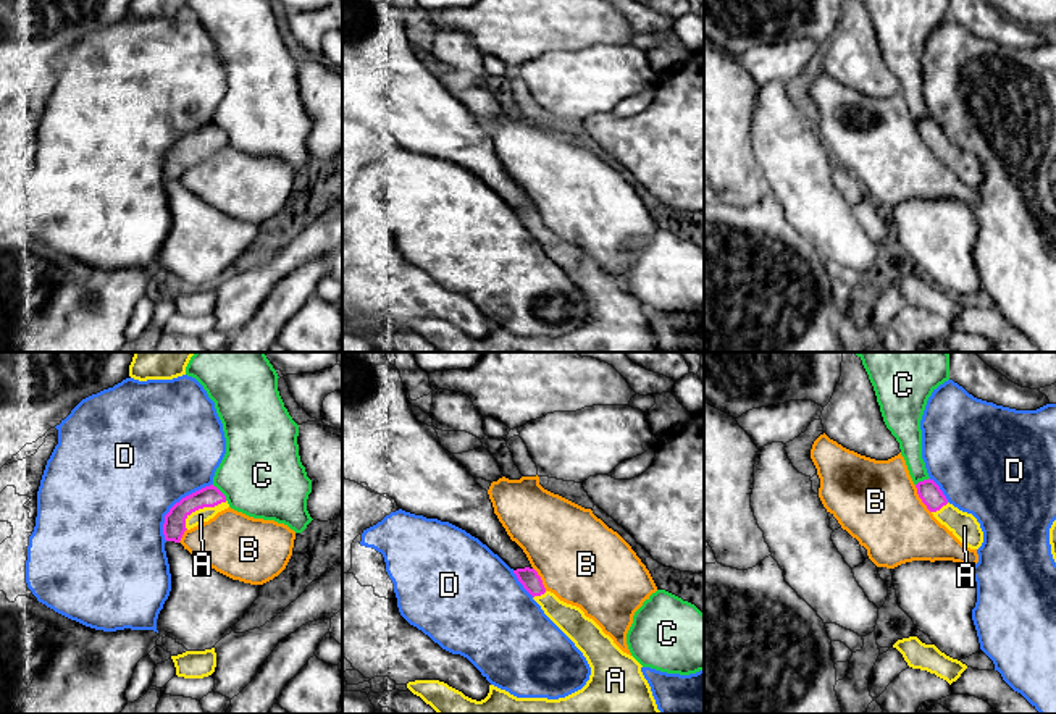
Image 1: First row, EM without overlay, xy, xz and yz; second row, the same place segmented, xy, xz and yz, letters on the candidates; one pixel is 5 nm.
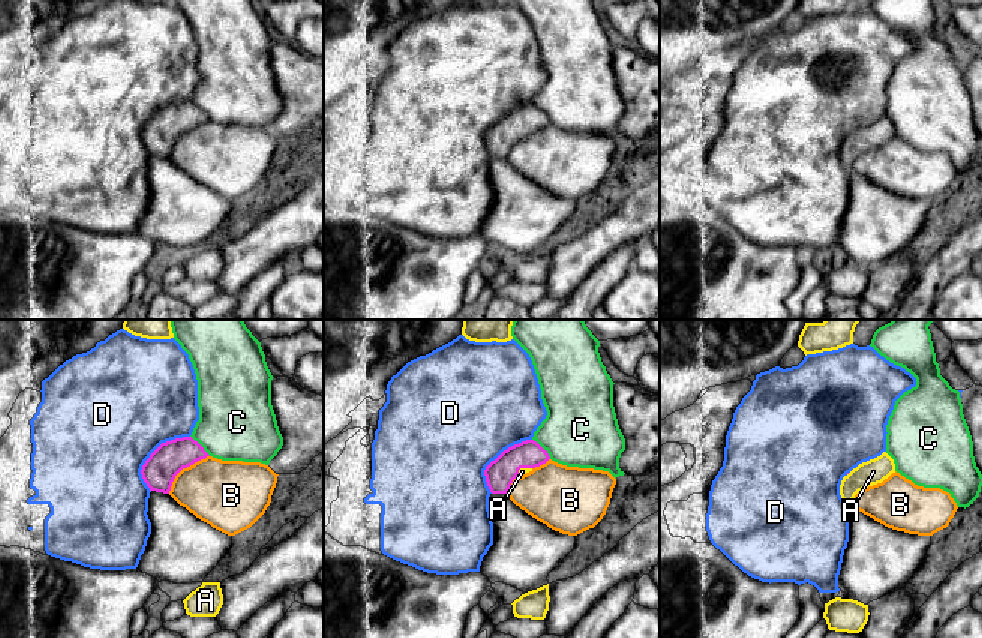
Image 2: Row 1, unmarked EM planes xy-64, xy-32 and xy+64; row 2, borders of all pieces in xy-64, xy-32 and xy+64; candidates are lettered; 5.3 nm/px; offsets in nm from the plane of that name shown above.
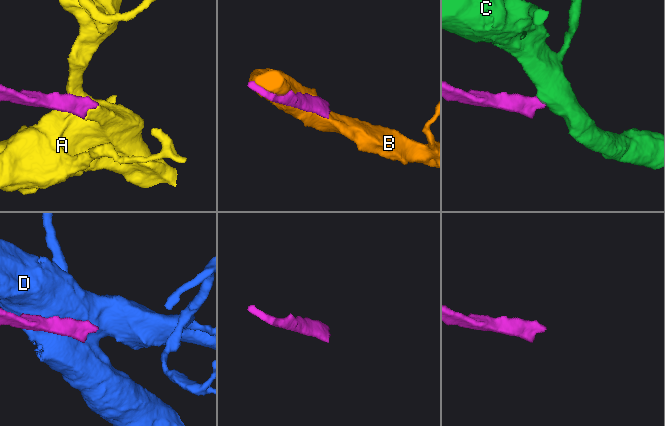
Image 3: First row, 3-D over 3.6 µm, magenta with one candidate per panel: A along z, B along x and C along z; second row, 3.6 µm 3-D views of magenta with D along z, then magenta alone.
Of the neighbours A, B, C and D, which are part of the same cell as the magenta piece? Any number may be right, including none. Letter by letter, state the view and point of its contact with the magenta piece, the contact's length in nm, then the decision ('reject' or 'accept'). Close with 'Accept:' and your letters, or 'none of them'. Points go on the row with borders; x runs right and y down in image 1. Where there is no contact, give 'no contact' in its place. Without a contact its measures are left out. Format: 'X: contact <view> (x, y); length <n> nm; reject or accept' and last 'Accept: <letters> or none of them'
A: contact xy (202, 508); length 260 nm; accept
B: contact yz (921, 498); length 170 nm; reject
C: contact xy (220, 491); length 110 nm; reject
D: contact xy (175, 504); length 380 nm; reject
Accept: A

